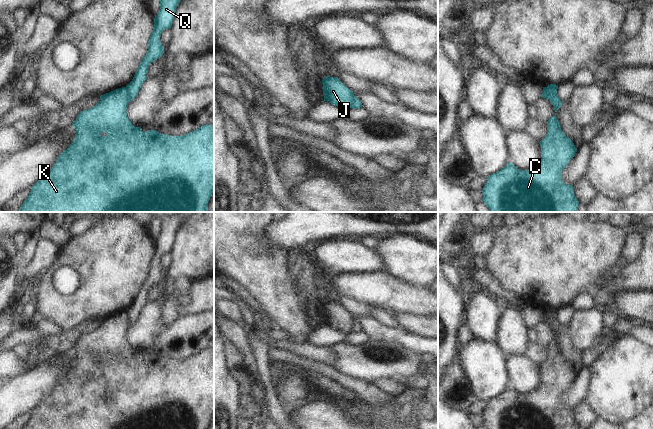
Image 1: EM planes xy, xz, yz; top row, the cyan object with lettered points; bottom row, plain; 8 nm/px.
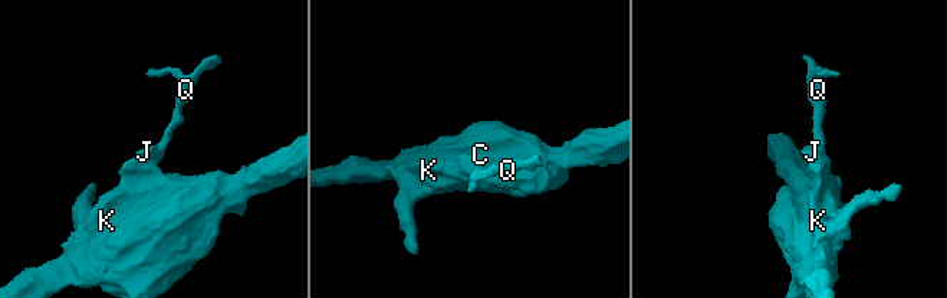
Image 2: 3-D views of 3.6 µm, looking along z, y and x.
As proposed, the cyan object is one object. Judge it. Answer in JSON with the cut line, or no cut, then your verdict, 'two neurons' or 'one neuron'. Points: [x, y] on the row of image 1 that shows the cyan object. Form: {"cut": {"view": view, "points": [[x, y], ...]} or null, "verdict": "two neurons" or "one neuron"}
{"cut": {"view": "xy", "points": [[125, 87], [128, 93], [128, 101]]}, "verdict": "two neurons"}

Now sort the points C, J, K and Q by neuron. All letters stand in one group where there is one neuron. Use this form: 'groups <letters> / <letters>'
groups C J K / Q

